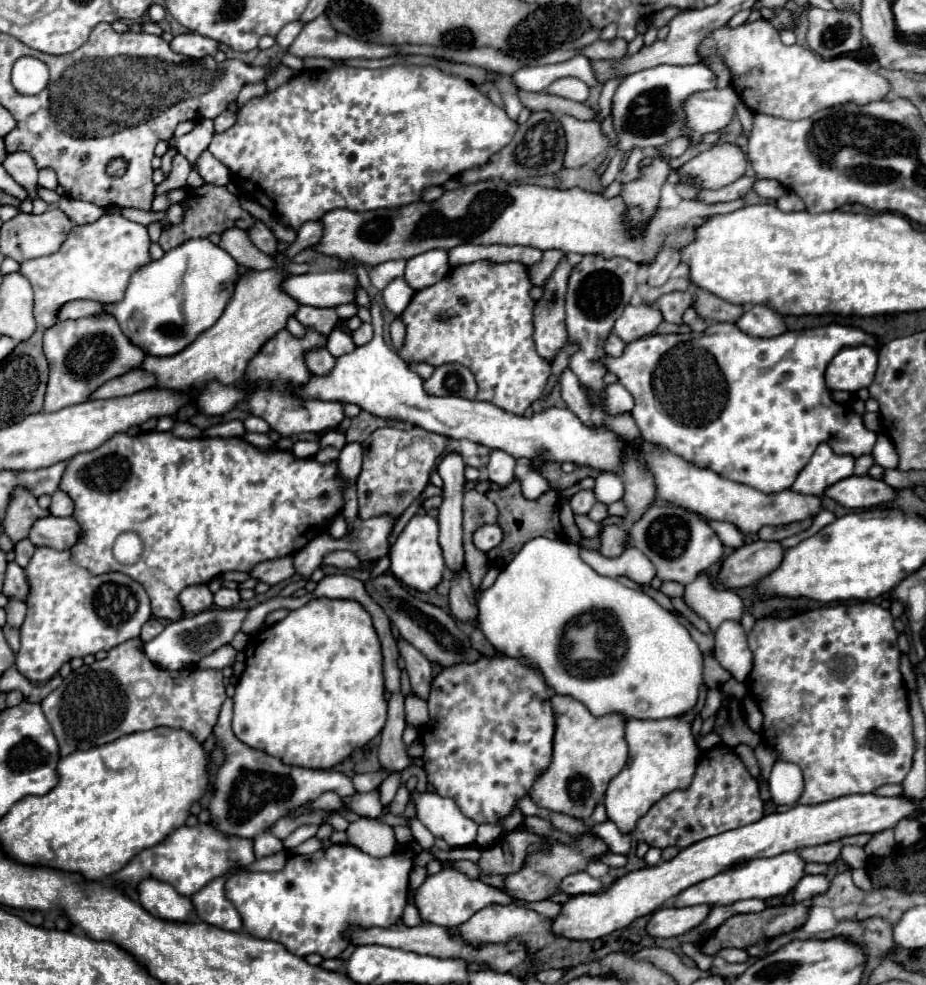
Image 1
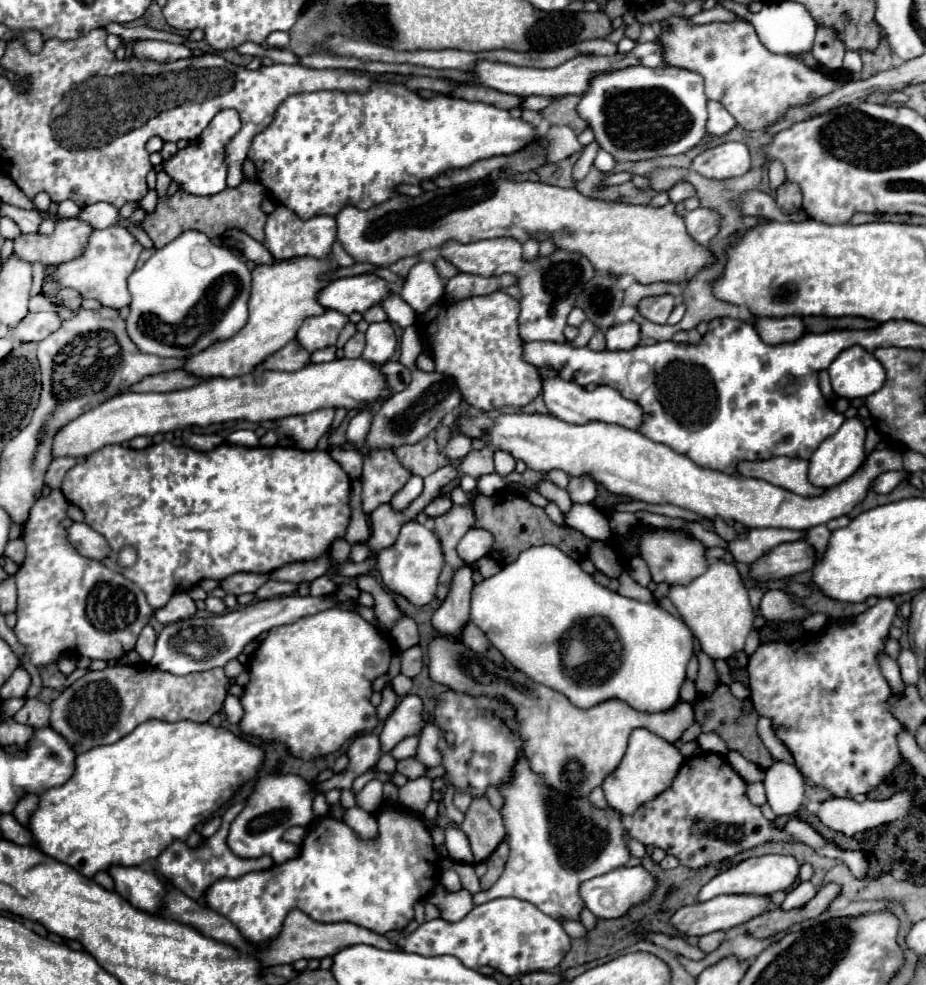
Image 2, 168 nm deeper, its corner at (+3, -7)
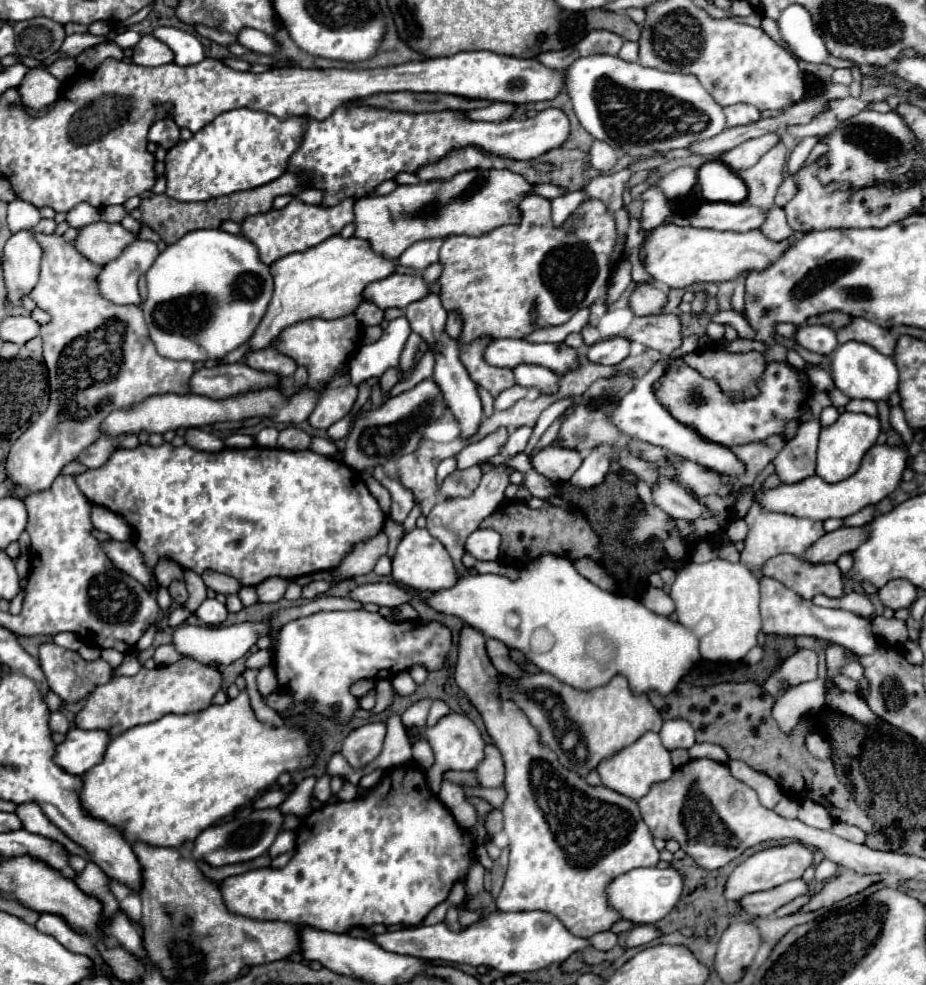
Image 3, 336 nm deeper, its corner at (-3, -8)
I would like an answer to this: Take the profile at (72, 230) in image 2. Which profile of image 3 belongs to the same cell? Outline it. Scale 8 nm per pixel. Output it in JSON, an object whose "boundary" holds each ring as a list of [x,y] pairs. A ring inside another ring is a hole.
{"boundary":[[[90,223],[78,229],[78,237],[74,241],[76,249],[92,263],[104,265],[116,259],[126,245],[130,245],[138,235],[126,231],[120,223]]]}

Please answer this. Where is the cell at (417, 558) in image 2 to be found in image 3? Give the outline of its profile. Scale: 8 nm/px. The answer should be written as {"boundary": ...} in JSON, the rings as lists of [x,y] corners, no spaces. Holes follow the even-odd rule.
{"boundary":[[[414,527],[410,533],[406,533],[396,549],[396,555],[392,559],[392,579],[408,589],[426,591],[426,593],[438,593],[442,589],[450,589],[458,581],[452,559],[446,553],[444,545],[440,541],[434,541],[434,537],[430,537],[428,529],[418,529],[418,527]]]}

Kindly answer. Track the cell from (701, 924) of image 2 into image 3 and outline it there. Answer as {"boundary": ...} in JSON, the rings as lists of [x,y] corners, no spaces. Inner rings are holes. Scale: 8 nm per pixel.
{"boundary":[[[788,881],[784,885],[778,885],[774,889],[768,891],[758,891],[758,893],[750,893],[742,899],[738,899],[736,903],[746,909],[746,913],[750,913],[750,917],[768,917],[772,915],[776,909],[780,909],[782,905],[790,903],[792,899],[796,899],[798,895],[810,893],[810,887],[802,881]]]}

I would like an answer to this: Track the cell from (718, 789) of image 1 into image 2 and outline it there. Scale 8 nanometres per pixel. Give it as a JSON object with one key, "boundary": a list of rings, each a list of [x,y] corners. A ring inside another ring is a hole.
{"boundary":[[[702,752],[698,756],[684,760],[684,764],[680,766],[670,788],[666,788],[654,800],[644,802],[632,814],[628,834],[646,846],[652,844],[656,848],[666,850],[668,854],[676,856],[680,860],[680,864],[684,864],[688,868],[704,868],[708,864],[718,864],[726,858],[732,858],[744,850],[750,850],[754,846],[766,844],[766,842],[798,842],[784,828],[776,828],[768,818],[764,818],[760,808],[748,800],[746,782],[734,772],[734,768],[728,764],[728,760],[724,756],[710,754],[710,752]]]}

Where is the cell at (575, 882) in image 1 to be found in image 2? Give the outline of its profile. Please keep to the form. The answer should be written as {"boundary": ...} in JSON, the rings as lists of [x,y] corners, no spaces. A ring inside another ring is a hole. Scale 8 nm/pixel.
{"boundary":[[[630,866],[630,868],[618,868],[618,870],[612,870],[608,874],[586,880],[580,886],[580,894],[586,902],[586,908],[590,912],[594,912],[598,918],[616,920],[616,918],[626,916],[632,906],[646,902],[652,896],[656,886],[658,886],[658,880],[644,866]]]}

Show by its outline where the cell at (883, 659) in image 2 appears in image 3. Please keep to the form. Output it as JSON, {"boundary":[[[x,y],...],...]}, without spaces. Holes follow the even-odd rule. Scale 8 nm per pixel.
{"boundary":[[[762,577],[760,579],[760,613],[762,613],[762,631],[764,633],[778,633],[778,635],[810,635],[834,641],[836,645],[842,645],[846,649],[852,649],[858,655],[870,655],[874,649],[878,649],[878,641],[870,629],[870,621],[864,617],[858,617],[850,611],[842,609],[826,609],[816,607],[812,601],[806,601],[798,597],[794,591],[778,583],[776,579]]]}

